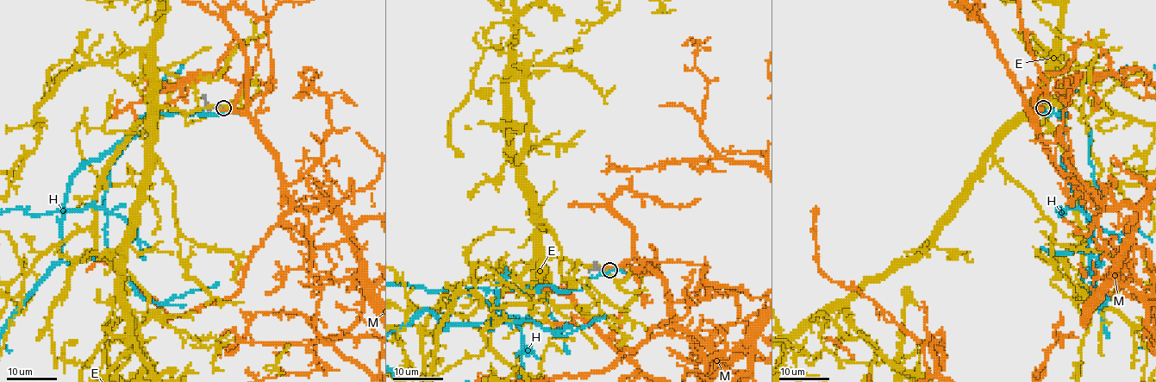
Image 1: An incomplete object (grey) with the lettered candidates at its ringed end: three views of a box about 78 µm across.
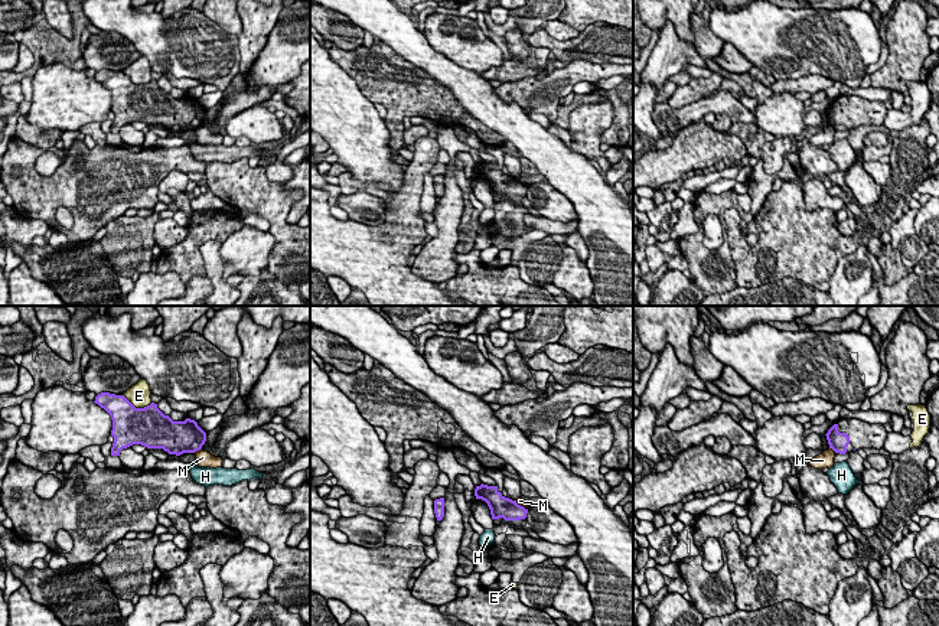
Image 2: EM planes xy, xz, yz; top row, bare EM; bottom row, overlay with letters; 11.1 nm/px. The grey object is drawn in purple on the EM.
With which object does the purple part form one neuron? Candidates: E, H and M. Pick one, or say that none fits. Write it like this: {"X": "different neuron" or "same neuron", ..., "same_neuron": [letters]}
{"E": "different neuron", "H": "different neuron", "M": "different neuron", "same_neuron": []}

